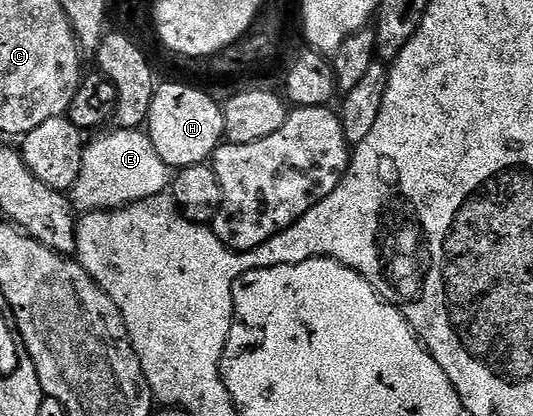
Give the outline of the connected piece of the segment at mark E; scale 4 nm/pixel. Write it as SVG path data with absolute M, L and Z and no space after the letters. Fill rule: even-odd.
M117 128L106 136L90 139L85 145L83 166L71 189L71 199L78 213L103 212L123 208L139 200L162 195L170 187L171 170L159 158L148 131Z

